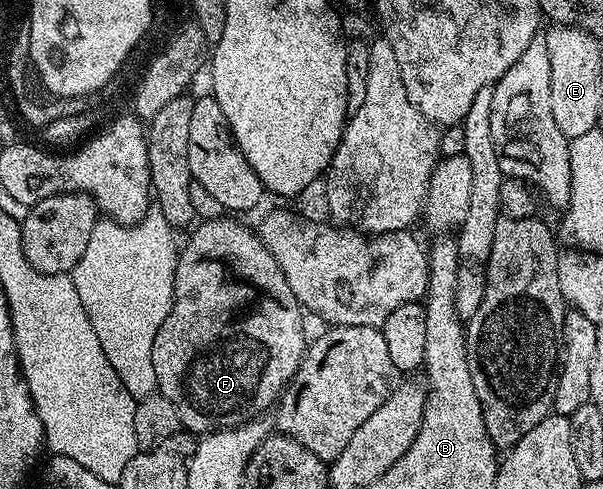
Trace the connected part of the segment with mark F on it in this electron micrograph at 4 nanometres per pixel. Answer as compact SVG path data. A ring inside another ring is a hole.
M226 215L214 221L201 221L192 230L194 233L190 235L189 242L183 245L177 259L173 284L173 306L167 319L163 319L163 327L159 327L159 335L155 335L155 343L151 347L151 363L155 363L157 388L167 399L171 399L171 403L175 403L175 411L179 411L182 426L194 435L214 433L217 429L230 429L247 423L253 417L262 416L280 398L285 386L292 381L297 368L301 366L301 360L305 358L307 348L305 321L301 318L303 310L297 304L295 291L291 291L291 283L287 283L287 275L283 275L275 255L271 255L271 251L267 251L267 247L256 232L252 228L248 229L241 221L244 220Z

